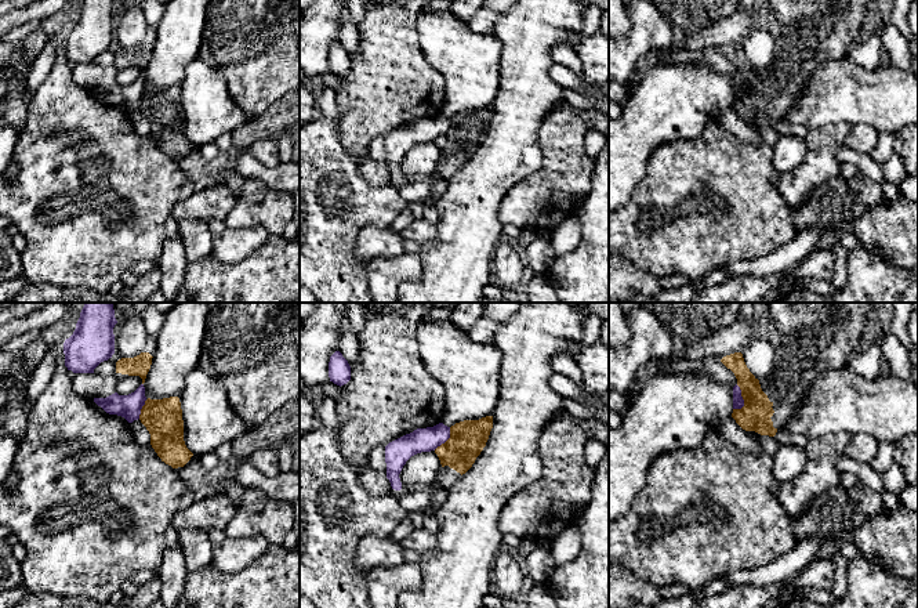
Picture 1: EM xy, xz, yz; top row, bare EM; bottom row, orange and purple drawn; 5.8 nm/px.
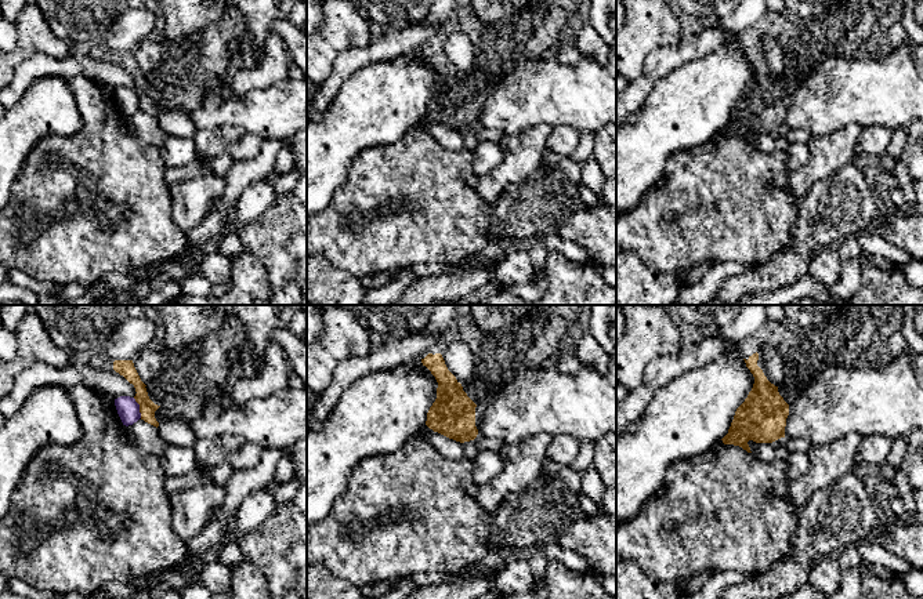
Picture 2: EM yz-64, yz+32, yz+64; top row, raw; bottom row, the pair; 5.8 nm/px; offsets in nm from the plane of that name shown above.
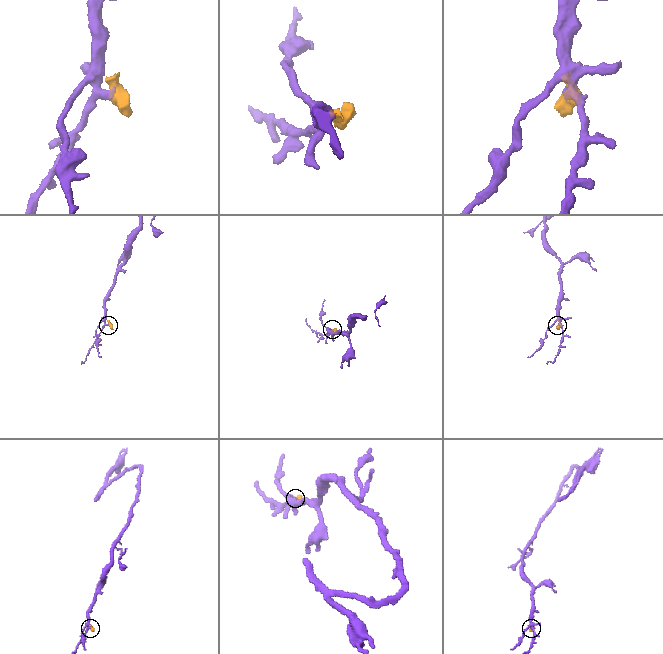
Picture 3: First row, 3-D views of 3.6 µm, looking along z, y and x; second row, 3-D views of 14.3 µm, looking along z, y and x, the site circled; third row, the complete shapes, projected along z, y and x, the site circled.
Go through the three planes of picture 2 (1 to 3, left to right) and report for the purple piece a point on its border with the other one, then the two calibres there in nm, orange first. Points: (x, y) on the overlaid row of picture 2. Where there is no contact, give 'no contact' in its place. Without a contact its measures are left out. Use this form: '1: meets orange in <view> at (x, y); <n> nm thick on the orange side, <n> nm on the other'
1: meets orange in yz-64 at (140, 407); 100 nm thick on the orange side, 130 nm on the other
2: no contact
3: no contact

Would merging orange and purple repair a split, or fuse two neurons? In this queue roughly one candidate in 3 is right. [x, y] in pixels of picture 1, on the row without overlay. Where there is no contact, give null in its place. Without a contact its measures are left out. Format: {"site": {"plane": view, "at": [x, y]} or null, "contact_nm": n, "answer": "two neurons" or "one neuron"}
{"site": {"plane": "yz", "at": [741, 86]}, "contact_nm": 150, "answer": "two neurons"}

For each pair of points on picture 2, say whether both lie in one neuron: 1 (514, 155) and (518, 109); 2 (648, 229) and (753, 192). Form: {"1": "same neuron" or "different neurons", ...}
{"1": "different neurons", "2": "same neuron"}

